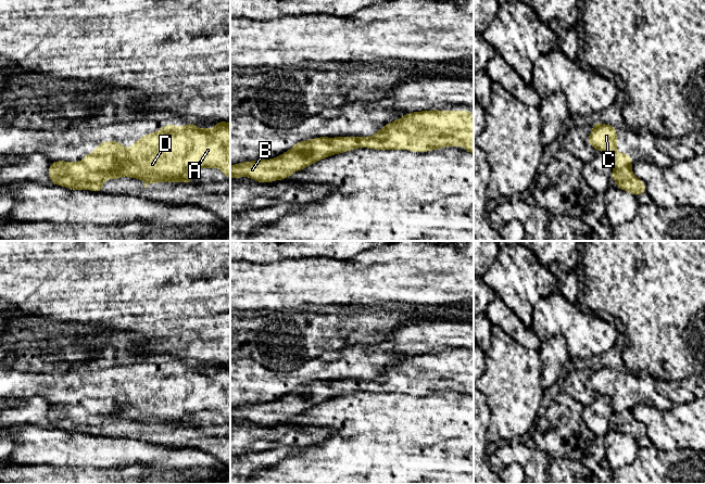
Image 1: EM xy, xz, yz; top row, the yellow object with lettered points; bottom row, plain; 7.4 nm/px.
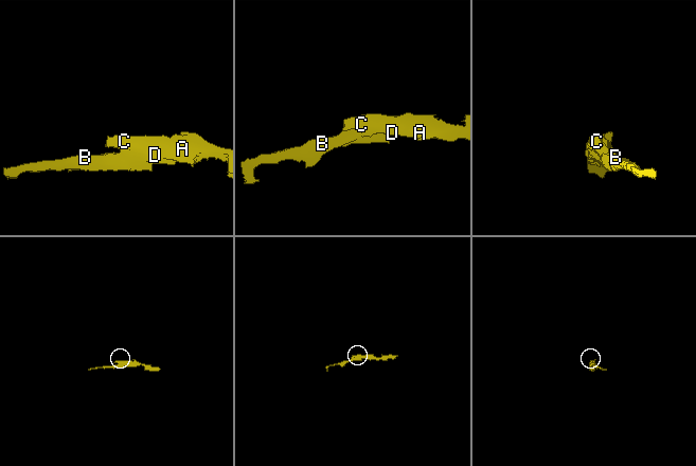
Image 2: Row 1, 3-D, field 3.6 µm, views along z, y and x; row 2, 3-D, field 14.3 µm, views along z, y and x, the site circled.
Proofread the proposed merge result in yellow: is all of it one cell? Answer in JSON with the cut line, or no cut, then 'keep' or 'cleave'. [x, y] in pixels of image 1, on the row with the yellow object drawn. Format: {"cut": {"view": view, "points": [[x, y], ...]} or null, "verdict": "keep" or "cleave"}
{"cut": {"view": "xy", "points": [[80, 162], [91, 169], [115, 173], [123, 176]]}, "verdict": "cleave"}

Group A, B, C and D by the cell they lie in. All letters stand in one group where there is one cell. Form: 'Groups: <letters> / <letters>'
Groups: A C D / B

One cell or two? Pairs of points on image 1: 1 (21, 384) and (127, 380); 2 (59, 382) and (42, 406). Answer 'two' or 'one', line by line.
1: one
2: two

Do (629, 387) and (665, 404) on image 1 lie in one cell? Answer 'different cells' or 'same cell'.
same cell

